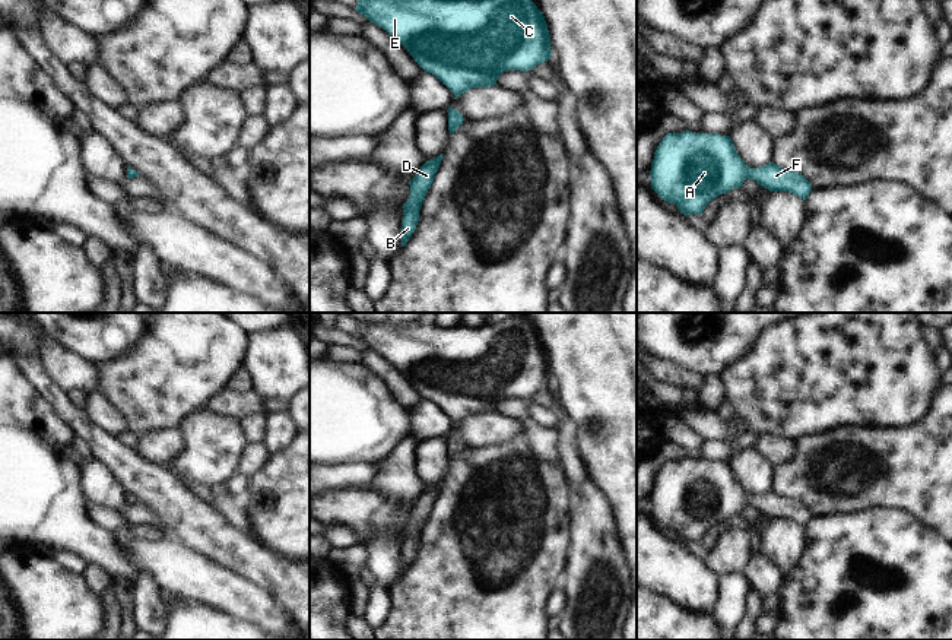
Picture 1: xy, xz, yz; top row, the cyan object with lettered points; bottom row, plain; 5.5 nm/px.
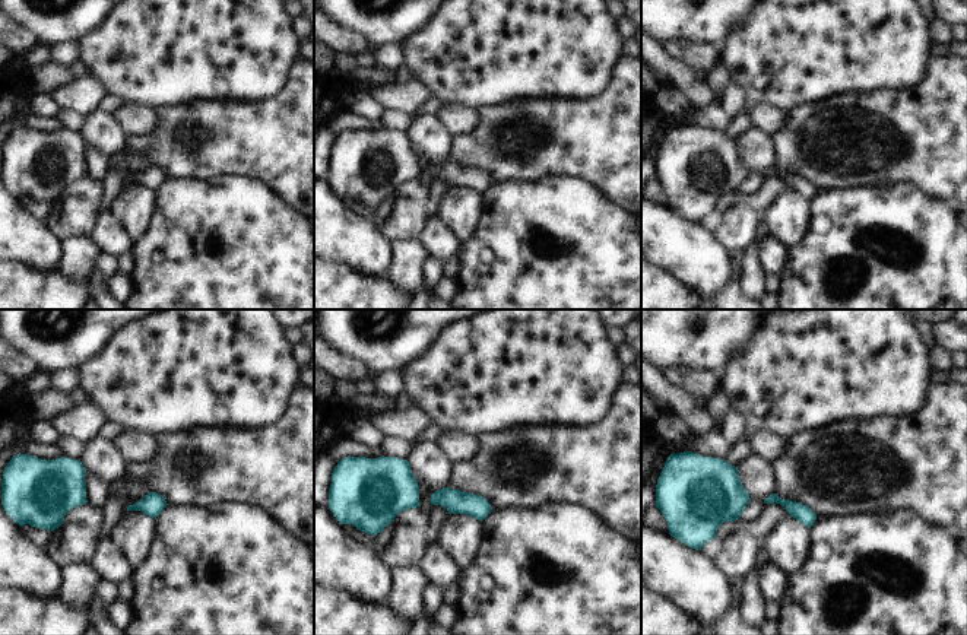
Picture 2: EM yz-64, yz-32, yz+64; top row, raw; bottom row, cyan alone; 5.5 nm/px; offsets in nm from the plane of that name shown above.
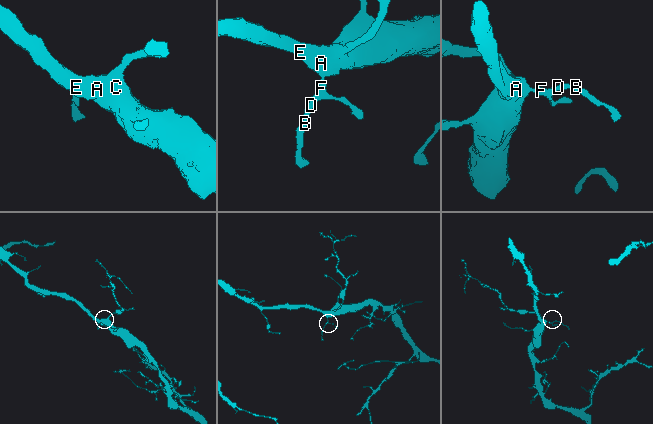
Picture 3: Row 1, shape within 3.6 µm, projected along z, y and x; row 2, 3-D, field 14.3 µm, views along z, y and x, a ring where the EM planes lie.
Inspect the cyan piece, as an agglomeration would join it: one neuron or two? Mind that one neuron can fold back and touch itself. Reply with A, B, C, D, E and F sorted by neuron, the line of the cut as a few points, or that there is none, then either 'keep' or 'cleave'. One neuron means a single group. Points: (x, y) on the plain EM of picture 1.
A B C D E F | no cut | keep

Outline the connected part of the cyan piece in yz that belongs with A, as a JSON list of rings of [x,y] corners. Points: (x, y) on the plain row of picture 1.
[[[667,460],[651,489],[651,516],[680,541],[701,542],[717,523],[755,507],[769,519],[788,519],[806,527],[812,511],[796,498],[769,489],[749,495],[737,482],[730,463],[717,460]]]

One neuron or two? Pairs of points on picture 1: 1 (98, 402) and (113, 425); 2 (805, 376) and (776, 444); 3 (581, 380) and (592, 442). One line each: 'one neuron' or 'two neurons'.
1: one neuron
2: two neurons
3: one neuron

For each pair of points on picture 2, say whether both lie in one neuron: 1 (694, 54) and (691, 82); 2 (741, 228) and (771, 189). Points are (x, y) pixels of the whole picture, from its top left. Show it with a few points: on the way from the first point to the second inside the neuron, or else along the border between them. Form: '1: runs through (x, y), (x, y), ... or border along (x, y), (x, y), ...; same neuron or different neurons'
1: border along (665, 48), (672, 56), (681, 57), (696, 72); different neurons
2: border along (722, 213), (734, 203), (747, 203), (761, 215); different neurons

